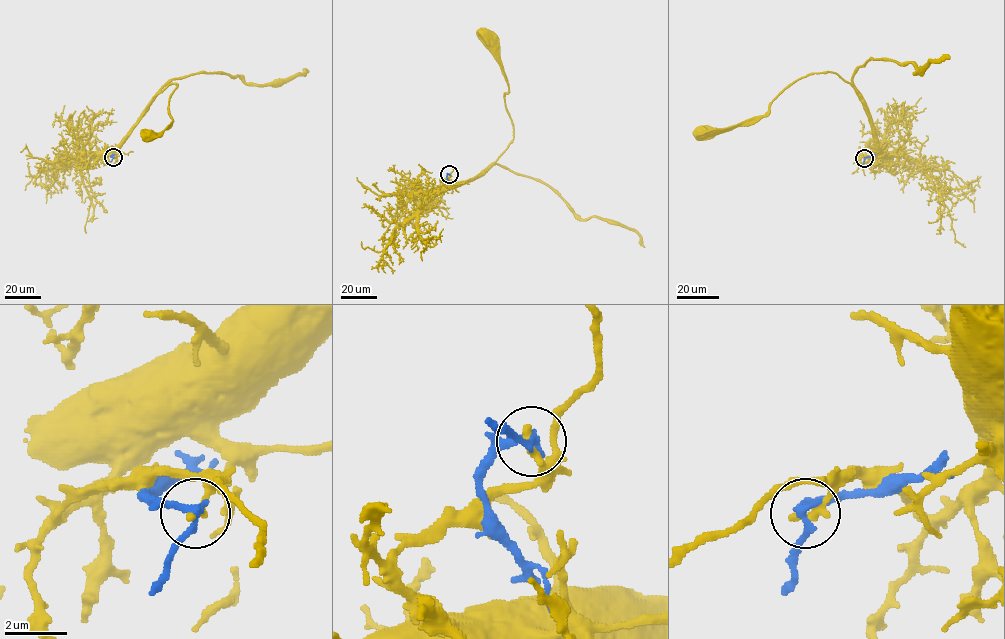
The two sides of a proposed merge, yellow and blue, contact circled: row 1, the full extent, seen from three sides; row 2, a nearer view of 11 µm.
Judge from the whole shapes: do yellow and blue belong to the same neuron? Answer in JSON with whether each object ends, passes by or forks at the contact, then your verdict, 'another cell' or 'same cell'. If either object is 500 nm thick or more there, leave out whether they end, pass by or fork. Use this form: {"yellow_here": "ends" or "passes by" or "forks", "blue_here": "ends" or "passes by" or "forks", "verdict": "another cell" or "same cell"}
{"yellow_here": "ends", "blue_here": "passes by", "verdict": "another cell"}

